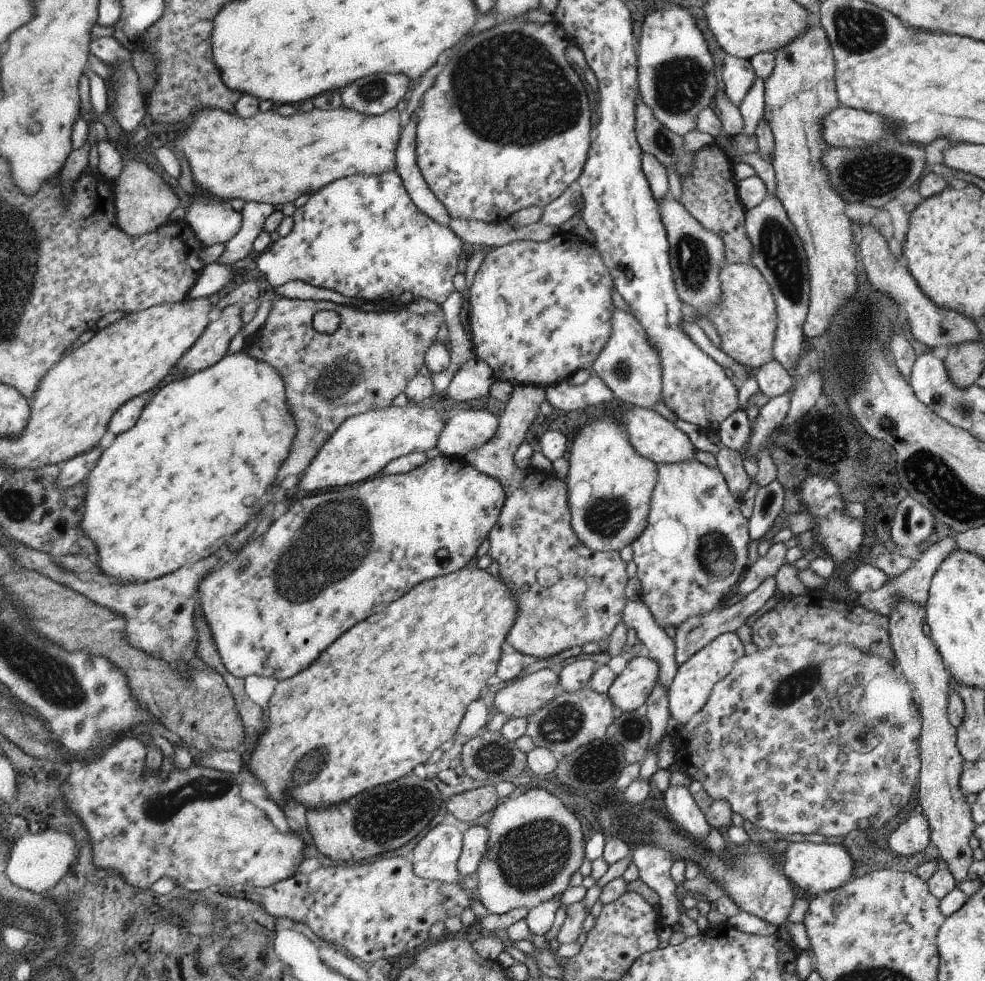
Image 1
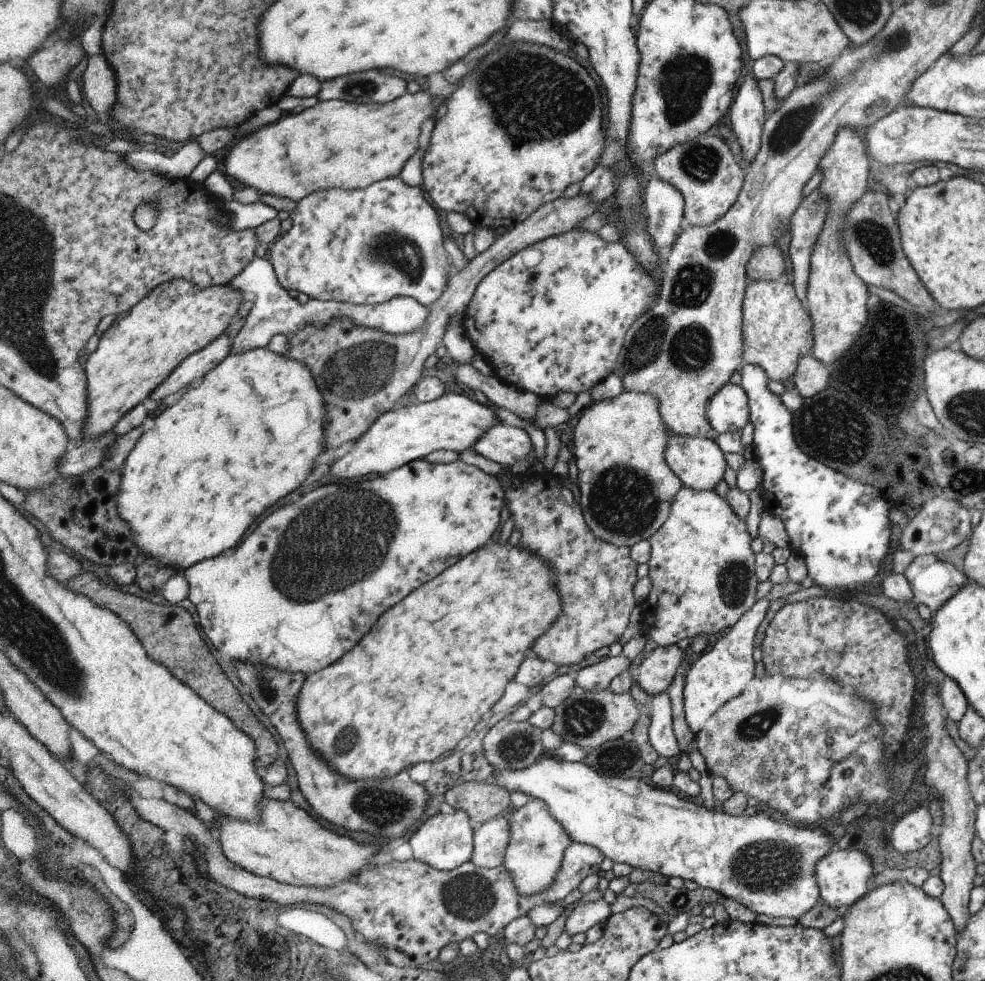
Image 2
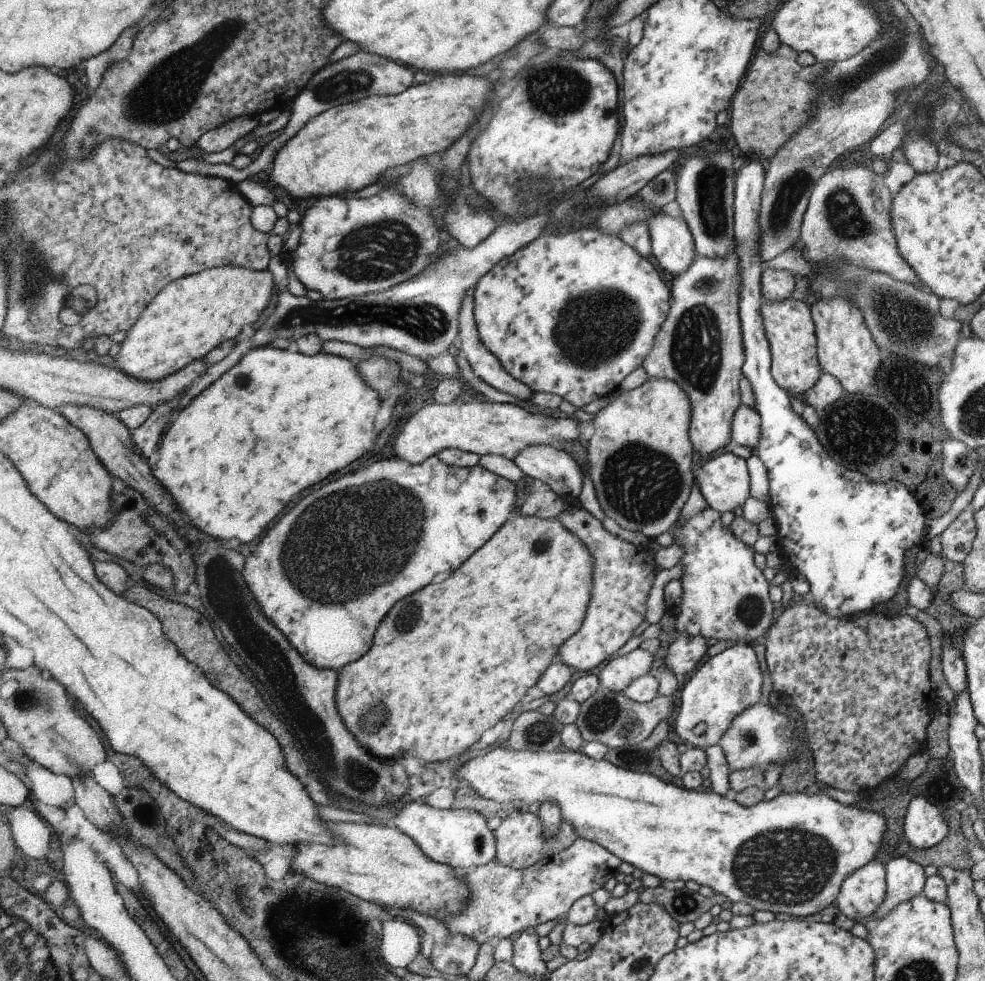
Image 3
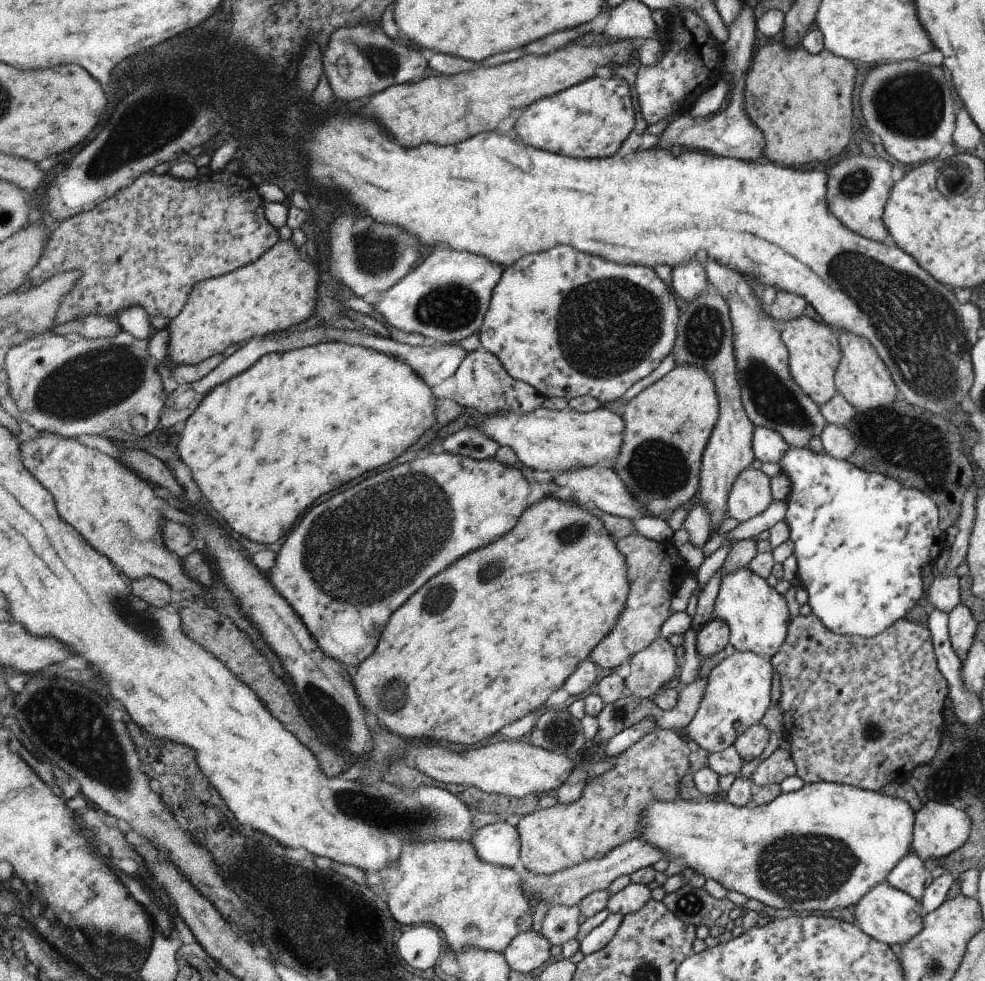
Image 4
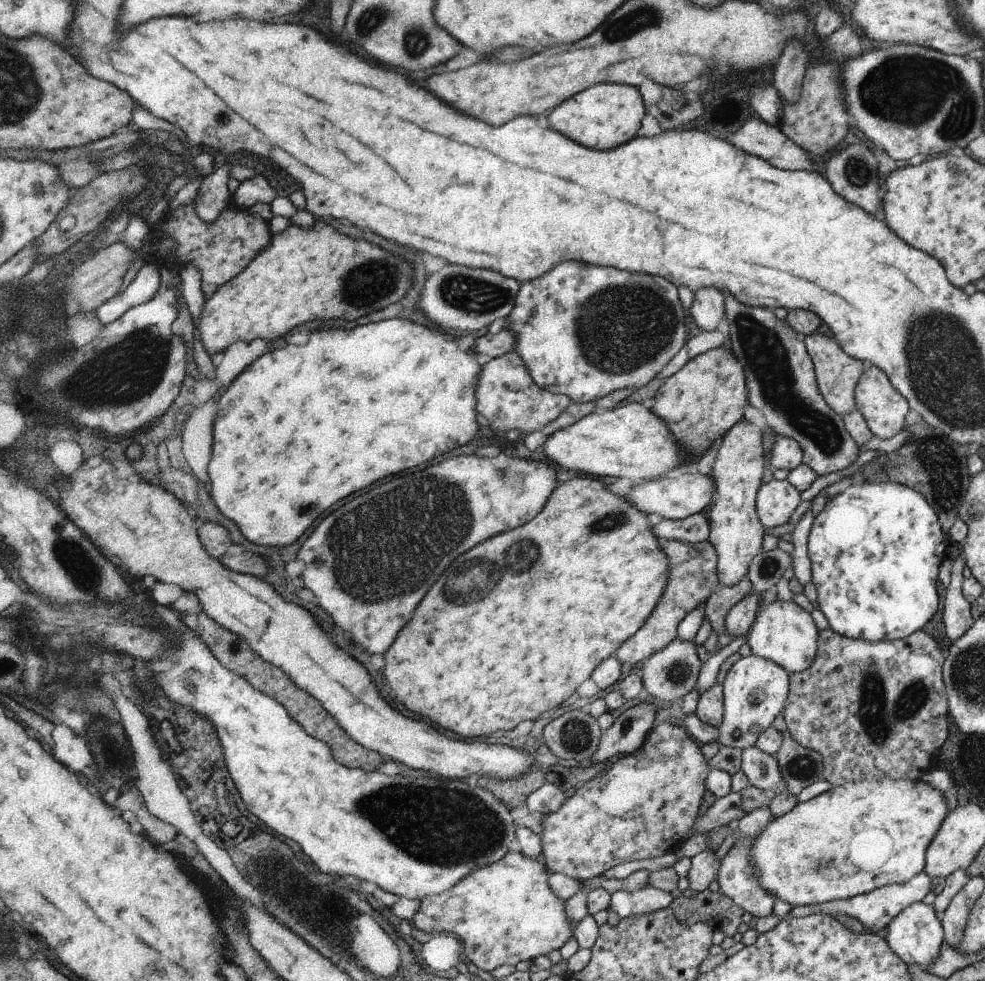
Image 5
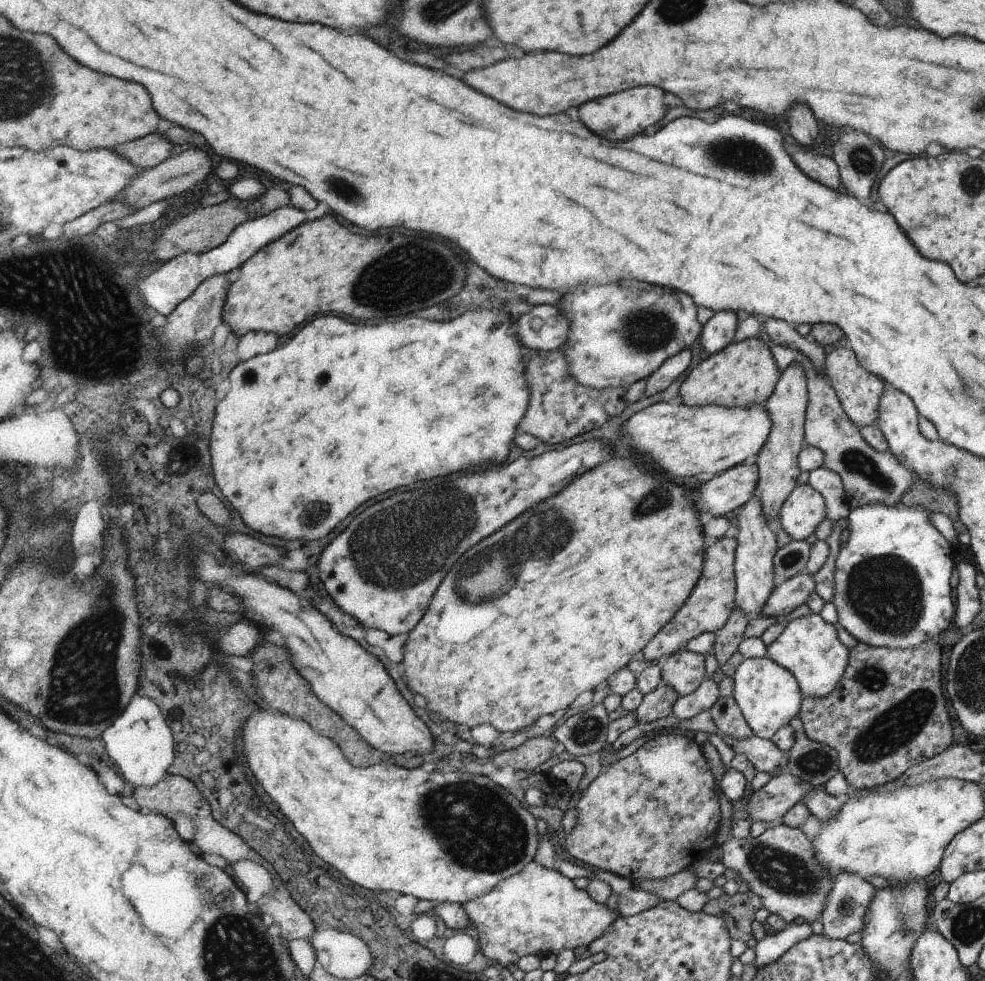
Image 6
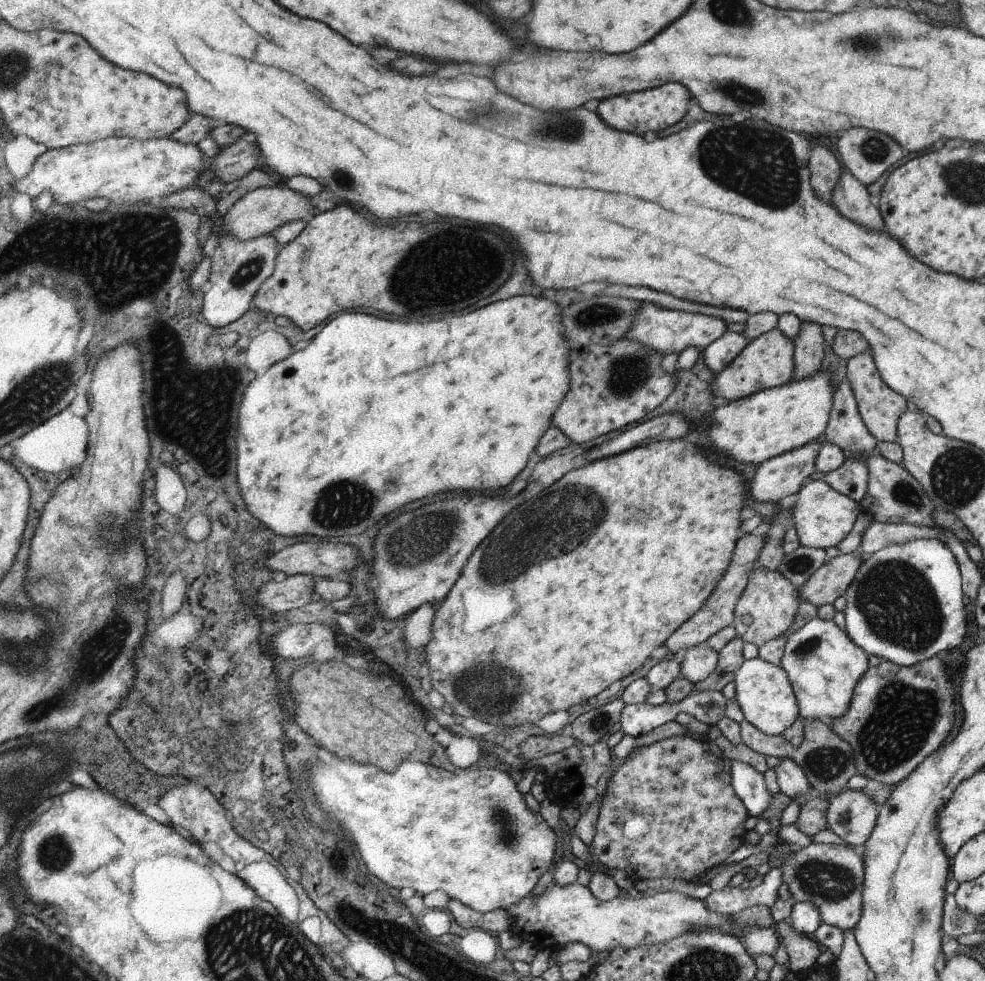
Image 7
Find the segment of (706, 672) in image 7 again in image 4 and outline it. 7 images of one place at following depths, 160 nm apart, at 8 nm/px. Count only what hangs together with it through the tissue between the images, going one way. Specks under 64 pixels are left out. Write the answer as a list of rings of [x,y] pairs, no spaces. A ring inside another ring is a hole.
[[[657,638],[624,666],[626,693],[650,699],[665,686],[665,682],[678,687],[682,665],[668,638]]]

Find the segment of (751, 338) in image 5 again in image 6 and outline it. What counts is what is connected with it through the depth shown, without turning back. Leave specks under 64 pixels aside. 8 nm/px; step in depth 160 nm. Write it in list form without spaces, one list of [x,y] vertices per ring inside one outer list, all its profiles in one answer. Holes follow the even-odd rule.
[[[765,332],[759,333],[756,337],[760,337],[763,341],[767,342],[767,345],[770,347],[770,350],[772,351],[772,354],[774,355],[774,358],[776,359],[776,362],[779,363],[779,369],[781,372],[783,370],[786,370],[787,366],[790,366],[792,362],[799,362],[807,372],[807,379],[808,379],[808,392],[809,392],[809,401],[807,404],[807,411],[805,416],[805,442],[806,445],[812,445],[816,448],[821,448],[821,451],[825,454],[824,460],[823,460],[823,466],[827,469],[833,470],[834,472],[837,472],[840,475],[840,478],[842,479],[846,494],[847,494],[847,500],[848,505],[850,509],[855,509],[856,507],[861,507],[867,504],[871,505],[887,505],[888,507],[896,507],[898,504],[902,504],[903,496],[905,493],[907,493],[912,488],[914,489],[914,483],[912,482],[913,474],[908,470],[904,465],[901,465],[900,462],[898,462],[898,459],[890,452],[880,452],[877,451],[875,448],[872,448],[866,441],[865,438],[861,435],[860,428],[858,428],[849,418],[849,416],[844,412],[844,409],[842,408],[842,405],[840,404],[839,398],[837,397],[837,394],[835,393],[835,390],[832,388],[832,385],[828,382],[826,376],[822,375],[818,371],[815,370],[813,367],[813,364],[804,356],[801,352],[798,352],[794,349],[789,349],[788,347],[777,345],[776,343],[773,343],[767,338],[767,335]]]

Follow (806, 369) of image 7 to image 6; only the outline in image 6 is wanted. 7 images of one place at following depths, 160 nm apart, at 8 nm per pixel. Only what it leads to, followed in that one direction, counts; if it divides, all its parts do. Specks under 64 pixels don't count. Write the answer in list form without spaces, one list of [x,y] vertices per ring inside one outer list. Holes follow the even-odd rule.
[[[792,362],[781,372],[775,392],[765,402],[773,422],[771,437],[768,437],[764,450],[756,456],[759,470],[757,484],[758,496],[762,502],[763,517],[767,524],[776,522],[781,517],[781,510],[786,499],[798,486],[798,476],[802,472],[798,457],[806,446],[805,416],[809,401],[808,379],[806,369],[799,362]]]

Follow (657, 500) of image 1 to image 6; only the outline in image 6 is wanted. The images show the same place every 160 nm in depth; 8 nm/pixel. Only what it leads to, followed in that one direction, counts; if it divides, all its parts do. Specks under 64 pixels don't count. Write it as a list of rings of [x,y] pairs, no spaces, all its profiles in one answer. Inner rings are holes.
[[[812,613],[789,622],[776,642],[767,648],[768,657],[795,675],[804,697],[823,699],[831,695],[844,676],[850,649],[840,642],[836,630],[835,625]]]

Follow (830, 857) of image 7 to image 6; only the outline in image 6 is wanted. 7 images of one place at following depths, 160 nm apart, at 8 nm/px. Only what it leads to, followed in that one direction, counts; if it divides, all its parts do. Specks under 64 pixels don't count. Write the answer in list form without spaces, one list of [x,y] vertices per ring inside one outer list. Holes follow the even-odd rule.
[[[780,824],[765,830],[757,838],[750,836],[738,840],[726,835],[725,841],[713,845],[704,858],[708,858],[719,848],[723,849],[724,854],[721,863],[741,872],[743,880],[750,884],[750,892],[762,897],[761,908],[780,915],[787,923],[819,920],[835,882],[824,865],[817,865],[813,842],[800,829]]]

